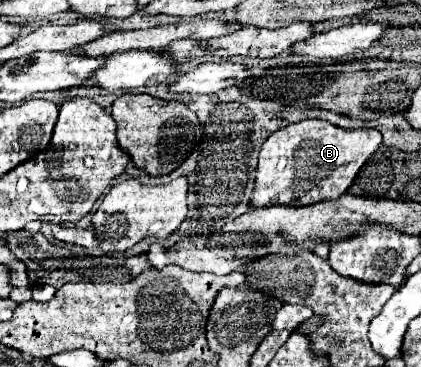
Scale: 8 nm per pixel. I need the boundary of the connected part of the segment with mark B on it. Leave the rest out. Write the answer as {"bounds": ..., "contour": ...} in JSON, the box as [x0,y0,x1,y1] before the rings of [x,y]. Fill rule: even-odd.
{"bounds":[250,120,382,206],"contour":[[[302,120],[274,132],[262,146],[250,206],[310,206],[348,192],[364,162],[382,144],[378,130],[344,130],[324,120]]]}

